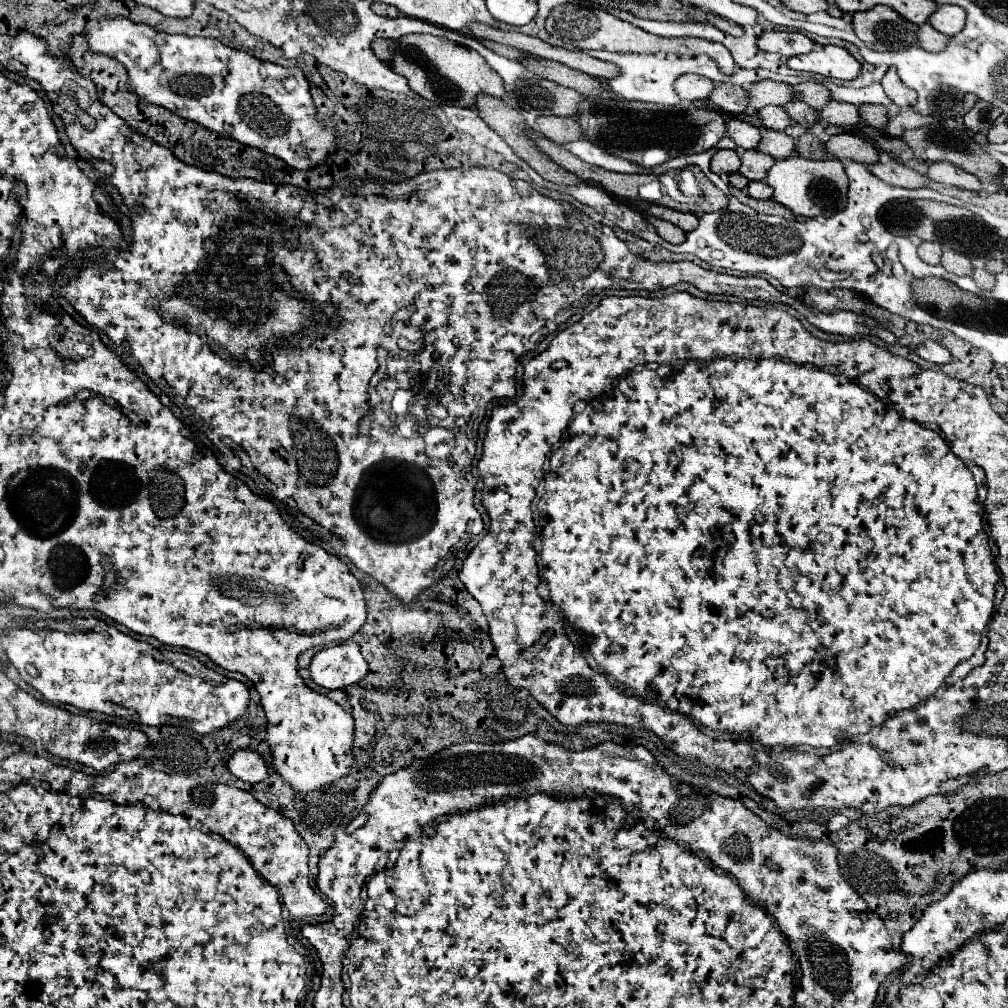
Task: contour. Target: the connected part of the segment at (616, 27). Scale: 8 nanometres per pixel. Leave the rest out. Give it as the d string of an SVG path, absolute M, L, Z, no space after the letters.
M601 10L601 16L597 16L597 20L601 20L601 28L597 28L597 32L593 32L593 36L589 36L589 40L581 40L581 44L577 44L577 48L583 50L611 50L611 52L633 52L633 54L657 54L657 52L673 52L677 56L697 56L697 54L707 54L709 58L713 58L719 66L719 70L723 74L733 74L735 72L735 62L731 58L731 52L723 48L723 44L717 42L707 42L707 40L695 40L695 38L659 38L653 36L629 22L623 22L615 16L609 16L607 12Z

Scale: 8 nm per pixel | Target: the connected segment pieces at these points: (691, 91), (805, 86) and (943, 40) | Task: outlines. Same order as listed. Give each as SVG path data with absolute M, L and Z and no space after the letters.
M697 74L679 76L679 80L675 82L675 92L683 100L703 100L703 98L709 98L713 88L715 88L715 84L709 78L697 76Z
M803 82L803 84L793 86L793 90L795 90L795 98L797 100L807 102L815 110L825 108L825 104L831 102L829 90L823 84L817 84L817 82Z
M923 24L923 26L919 26L917 42L927 52L941 52L947 46L947 36L937 32L931 24Z

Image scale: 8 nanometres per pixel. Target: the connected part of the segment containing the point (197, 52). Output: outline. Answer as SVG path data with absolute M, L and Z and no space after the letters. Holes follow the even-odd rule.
M119 16L89 20L85 34L91 52L105 54L125 66L129 76L129 90L145 102L163 106L179 114L181 118L207 126L209 130L221 130L225 132L225 136L255 146L267 154L279 156L289 166L301 170L309 170L315 164L321 164L335 148L333 130L323 130L323 126L317 122L309 94L309 82L299 68L285 68L273 62L261 62L251 54L229 48L213 38L189 38L157 32L145 24L133 24L131 20ZM299 150L303 150L305 156L301 156Z

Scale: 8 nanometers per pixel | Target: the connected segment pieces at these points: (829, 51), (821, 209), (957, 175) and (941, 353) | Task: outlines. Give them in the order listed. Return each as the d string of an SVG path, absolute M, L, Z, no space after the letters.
M821 46L809 54L793 56L787 60L787 66L839 80L853 80L861 72L861 64L839 46Z
M789 156L777 160L769 174L767 184L775 190L773 200L789 208L795 216L817 218L817 216L833 216L841 212L847 204L847 174L839 160L807 160L803 156Z
M933 162L929 166L929 178L945 184L945 186L957 186L957 188L965 188L965 190L981 190L983 184L979 182L977 176L963 172L961 168L955 168L953 164L947 162Z
M927 340L927 342L919 344L915 352L917 352L923 360L927 360L927 362L935 362L935 364L939 364L939 366L951 362L951 354L949 354L943 346L939 346L937 342L933 342L933 340Z

